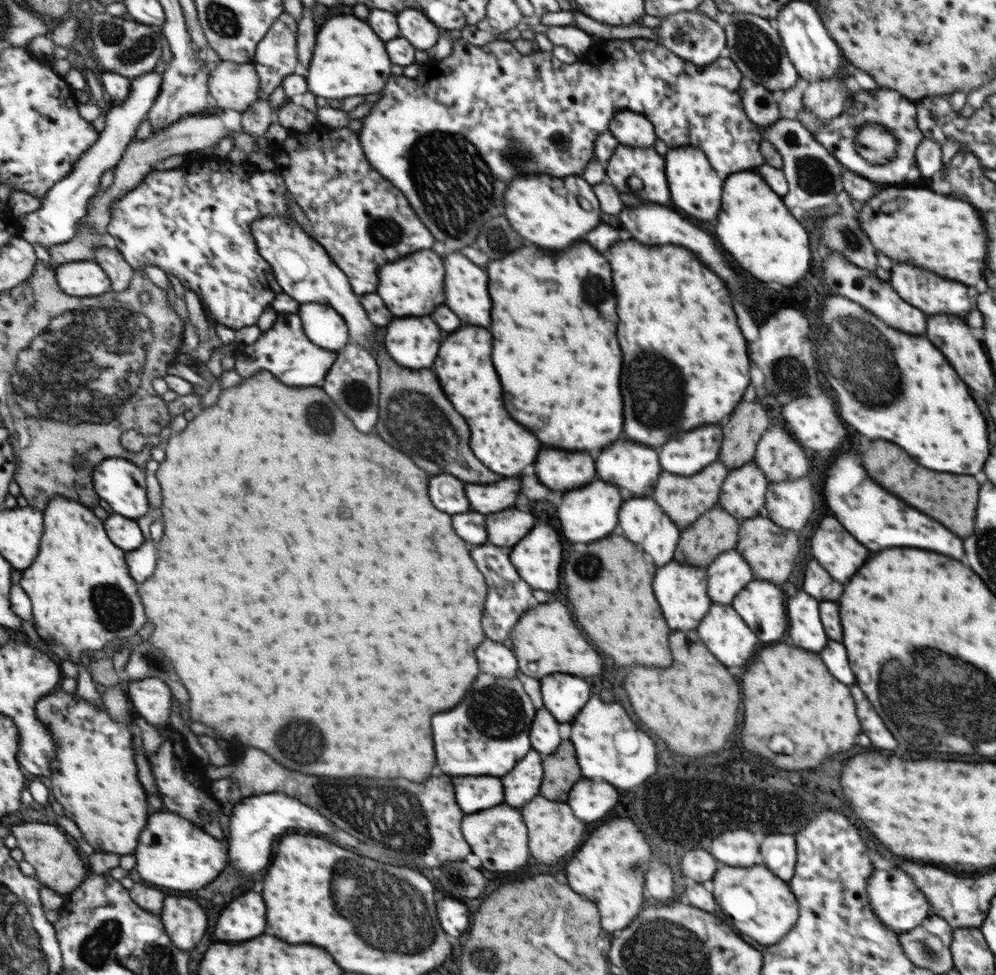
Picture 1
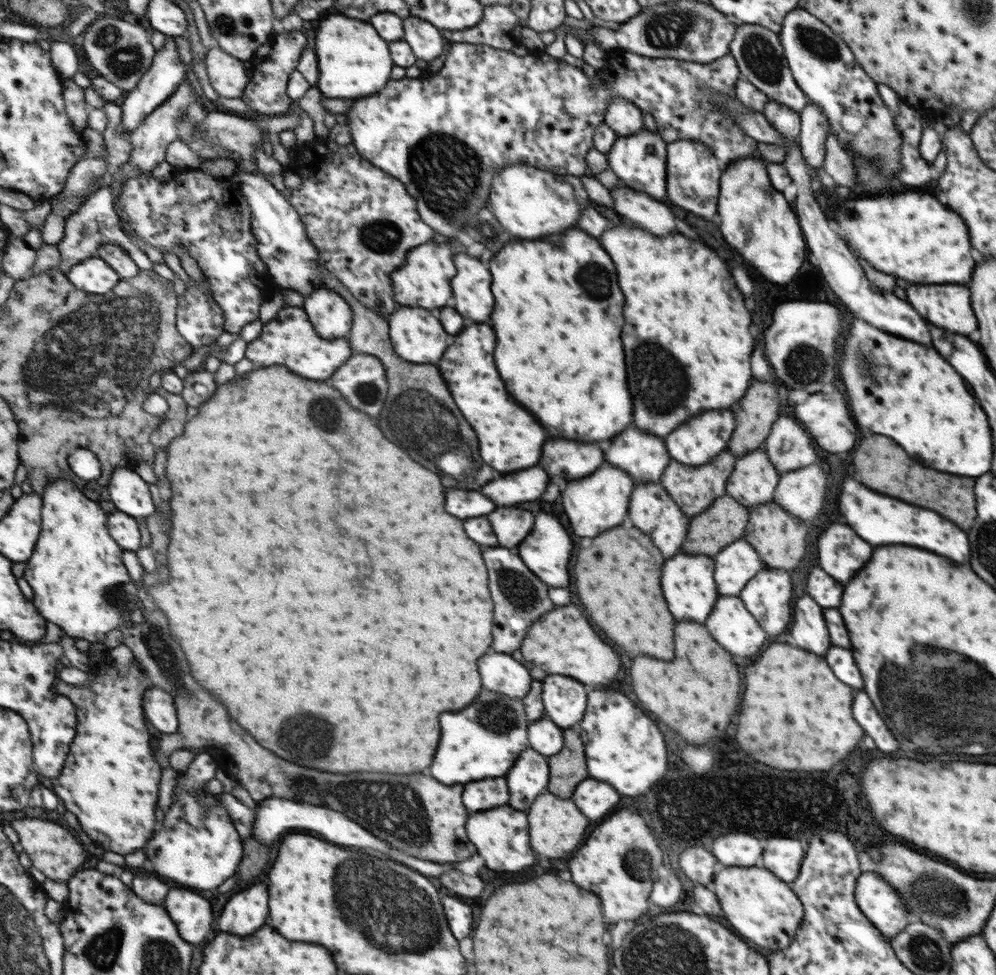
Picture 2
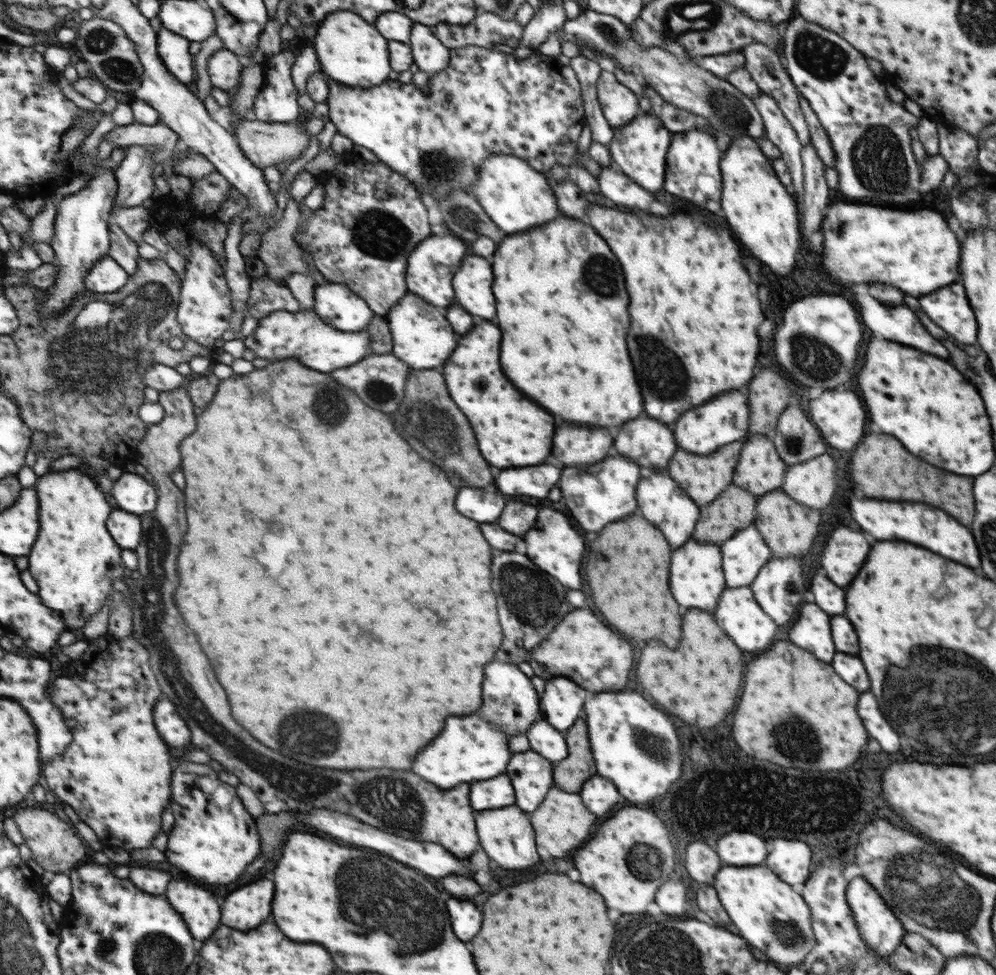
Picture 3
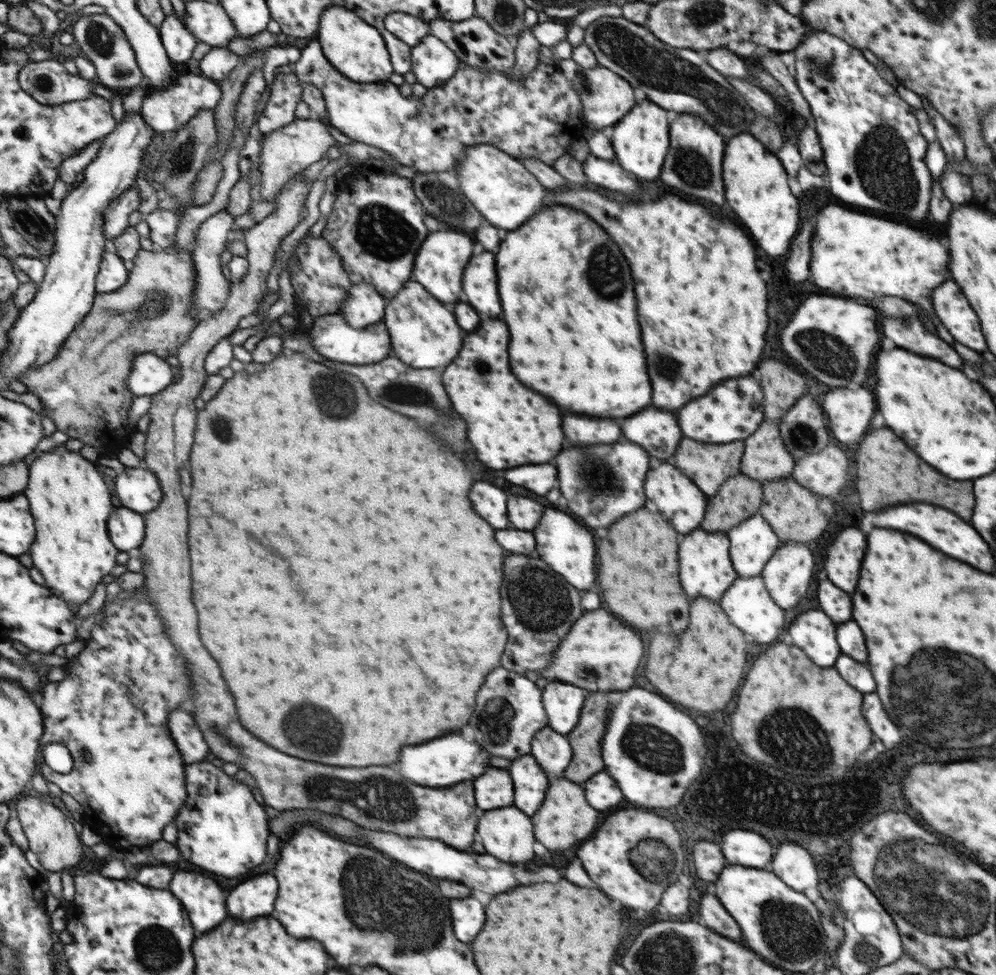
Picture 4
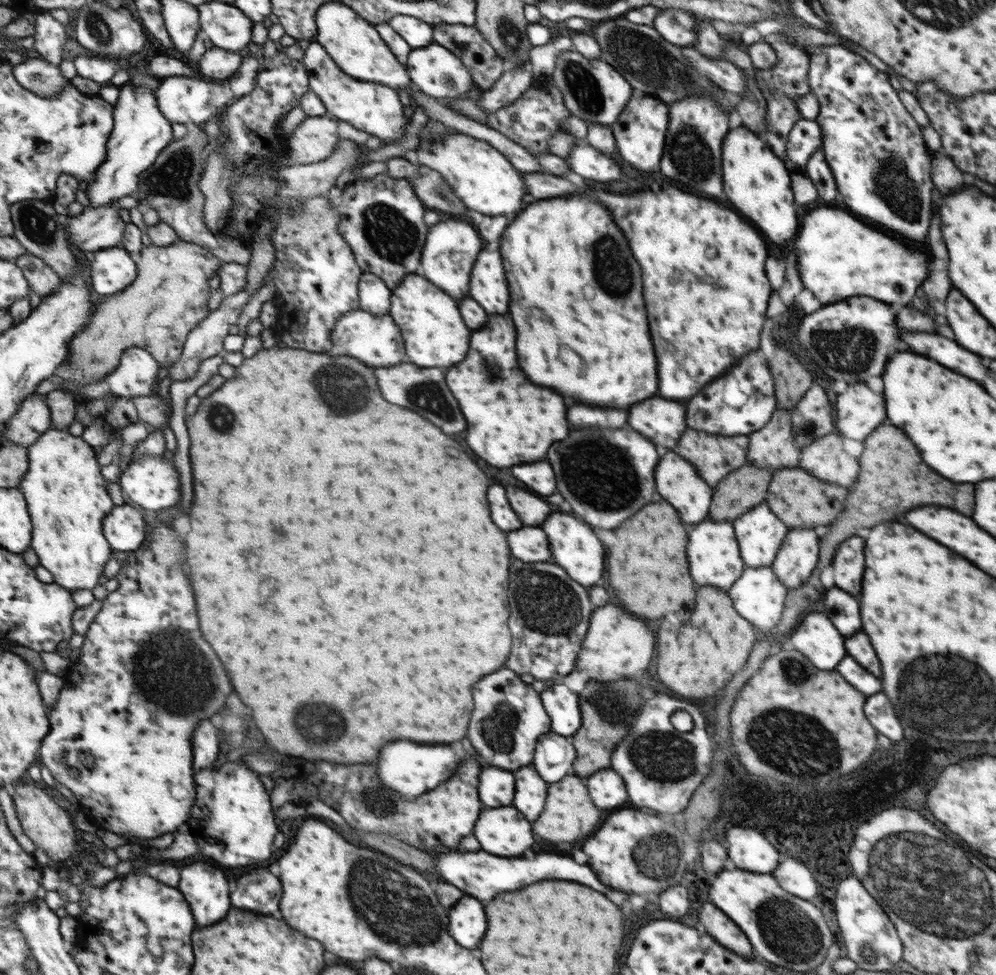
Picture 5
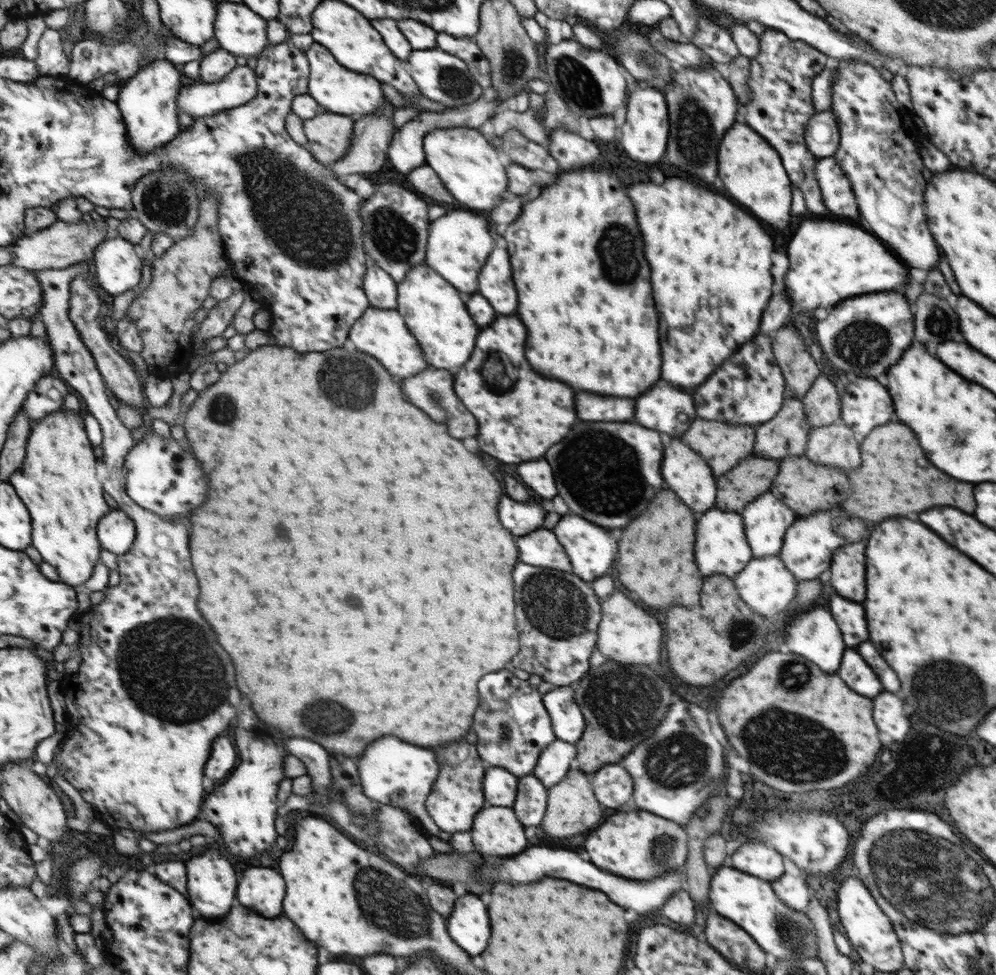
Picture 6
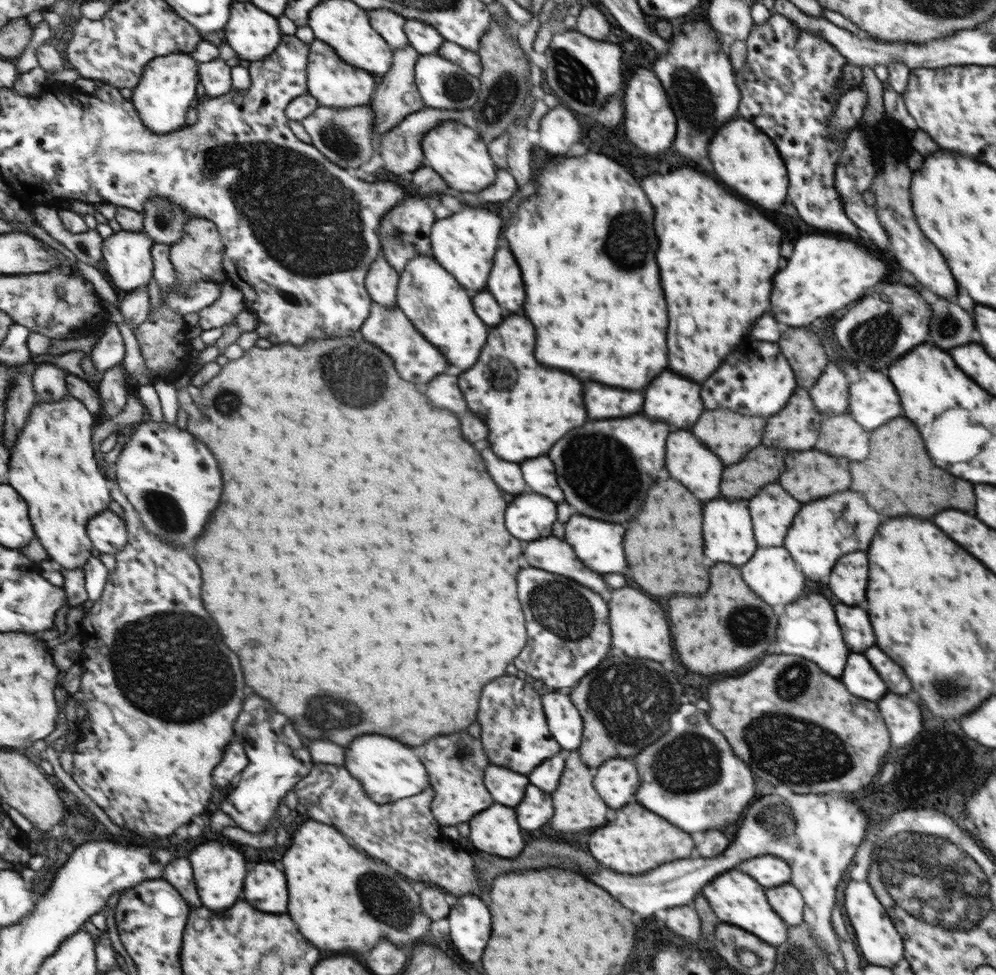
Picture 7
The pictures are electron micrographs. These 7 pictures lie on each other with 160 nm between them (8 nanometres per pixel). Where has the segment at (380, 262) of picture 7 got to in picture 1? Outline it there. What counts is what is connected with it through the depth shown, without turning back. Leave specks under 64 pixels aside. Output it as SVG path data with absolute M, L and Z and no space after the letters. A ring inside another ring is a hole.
M311 302L299 304L303 330L319 346L330 351L341 351L350 340L348 322L332 305Z

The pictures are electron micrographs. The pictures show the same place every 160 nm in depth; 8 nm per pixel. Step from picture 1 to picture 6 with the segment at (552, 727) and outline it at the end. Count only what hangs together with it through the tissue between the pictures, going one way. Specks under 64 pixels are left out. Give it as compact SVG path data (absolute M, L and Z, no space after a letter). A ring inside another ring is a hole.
M555 739L549 743L538 756L537 766L533 776L539 776L547 788L557 784L568 771L569 762L576 756L576 746L568 742Z

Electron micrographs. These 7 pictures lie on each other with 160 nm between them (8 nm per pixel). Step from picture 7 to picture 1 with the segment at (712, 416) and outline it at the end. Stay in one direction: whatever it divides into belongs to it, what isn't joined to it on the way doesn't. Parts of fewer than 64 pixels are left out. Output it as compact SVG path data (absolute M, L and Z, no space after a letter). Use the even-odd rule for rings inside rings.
M715 461L709 467L705 467L691 476L674 475L667 471L661 472L650 496L679 528L689 527L699 515L709 511L718 502L722 483L725 482L728 474L729 469L719 461Z

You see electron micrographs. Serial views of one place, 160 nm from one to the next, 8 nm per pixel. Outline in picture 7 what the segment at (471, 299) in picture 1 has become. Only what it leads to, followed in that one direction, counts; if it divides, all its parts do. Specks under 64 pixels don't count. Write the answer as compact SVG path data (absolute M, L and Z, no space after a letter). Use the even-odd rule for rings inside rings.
M507 248L495 252L495 268L491 268L491 280L487 280L487 292L503 310L517 312L523 306L521 274Z

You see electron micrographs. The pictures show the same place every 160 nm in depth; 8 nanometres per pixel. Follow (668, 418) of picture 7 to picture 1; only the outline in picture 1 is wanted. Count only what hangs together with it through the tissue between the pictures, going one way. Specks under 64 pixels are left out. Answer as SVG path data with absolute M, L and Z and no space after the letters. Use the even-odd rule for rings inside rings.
M615 440L611 448L605 448L599 458L595 460L595 468L603 482L614 484L623 493L631 497L650 496L654 490L654 484L658 480L657 474L661 474L657 462L657 454L653 448L645 448L641 444L635 444L631 440Z

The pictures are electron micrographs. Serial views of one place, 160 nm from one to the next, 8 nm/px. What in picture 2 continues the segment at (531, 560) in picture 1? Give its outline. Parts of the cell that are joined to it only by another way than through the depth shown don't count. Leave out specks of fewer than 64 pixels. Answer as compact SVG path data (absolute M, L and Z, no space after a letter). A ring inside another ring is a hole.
M539 512L535 516L535 524L529 532L529 536L519 544L519 556L523 556L523 564L527 564L530 572L539 576L547 586L551 588L565 588L569 584L569 574L567 574L567 564L569 564L569 552L573 544L569 540L569 534L565 528L559 524L559 520L551 514Z

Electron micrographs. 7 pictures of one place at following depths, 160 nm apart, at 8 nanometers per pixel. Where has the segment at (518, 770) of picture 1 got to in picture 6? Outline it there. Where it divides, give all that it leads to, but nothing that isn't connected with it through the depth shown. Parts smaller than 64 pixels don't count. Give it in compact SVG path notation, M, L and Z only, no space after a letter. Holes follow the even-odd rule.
M531 774L519 778L519 800L515 800L513 808L519 812L519 820L527 826L537 826L545 812L545 788Z

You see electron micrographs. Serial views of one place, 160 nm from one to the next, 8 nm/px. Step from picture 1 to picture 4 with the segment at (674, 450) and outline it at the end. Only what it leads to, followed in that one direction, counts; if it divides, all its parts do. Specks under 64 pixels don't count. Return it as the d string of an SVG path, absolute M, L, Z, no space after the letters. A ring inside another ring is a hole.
M738 376L726 379L707 391L705 395L677 410L678 424L683 436L707 444L725 444L747 439L765 422L762 387L753 376Z

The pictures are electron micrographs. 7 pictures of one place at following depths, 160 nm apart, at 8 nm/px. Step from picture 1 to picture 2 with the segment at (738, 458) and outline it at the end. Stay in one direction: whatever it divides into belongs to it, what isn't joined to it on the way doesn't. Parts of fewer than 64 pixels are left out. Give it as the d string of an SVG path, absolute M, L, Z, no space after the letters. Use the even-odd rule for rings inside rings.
M761 380L751 384L751 392L747 394L747 398L743 396L743 400L739 400L736 408L731 410L737 426L727 451L735 458L754 451L759 442L770 435L771 424L774 424L773 420L777 418L779 399L775 386Z

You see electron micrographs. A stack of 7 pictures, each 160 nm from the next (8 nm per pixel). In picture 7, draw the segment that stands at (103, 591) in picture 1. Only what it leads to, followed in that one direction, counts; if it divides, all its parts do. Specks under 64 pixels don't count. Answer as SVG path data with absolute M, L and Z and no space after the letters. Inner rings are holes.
M67 395L55 402L37 401L31 409L27 424L19 433L13 456L10 456L11 480L13 488L19 488L19 494L31 504L31 520L35 520L35 532L41 544L48 550L51 561L56 566L68 569L83 569L87 561L93 557L94 541L89 535L88 524L103 511L109 511L112 494L109 490L108 478L103 476L99 462L95 460L93 448L93 426L97 416L91 414L85 404Z

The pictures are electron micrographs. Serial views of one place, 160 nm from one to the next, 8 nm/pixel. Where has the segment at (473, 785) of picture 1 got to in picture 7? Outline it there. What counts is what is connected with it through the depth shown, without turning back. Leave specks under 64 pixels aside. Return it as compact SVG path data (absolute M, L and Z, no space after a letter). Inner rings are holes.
M501 766L487 768L487 788L491 788L491 796L495 796L495 802L517 806L523 798L523 790L527 786L527 778L511 772Z

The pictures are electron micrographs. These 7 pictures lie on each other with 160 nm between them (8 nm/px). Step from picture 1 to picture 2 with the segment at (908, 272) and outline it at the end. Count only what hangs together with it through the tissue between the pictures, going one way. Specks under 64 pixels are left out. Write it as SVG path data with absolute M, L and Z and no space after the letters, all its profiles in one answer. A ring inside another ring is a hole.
M909 284L907 290L909 304L915 304L915 310L921 316L927 316L927 322L947 328L949 332L959 332L963 336L975 330L974 312L969 306L969 292L963 286L943 284L943 286L917 286Z

